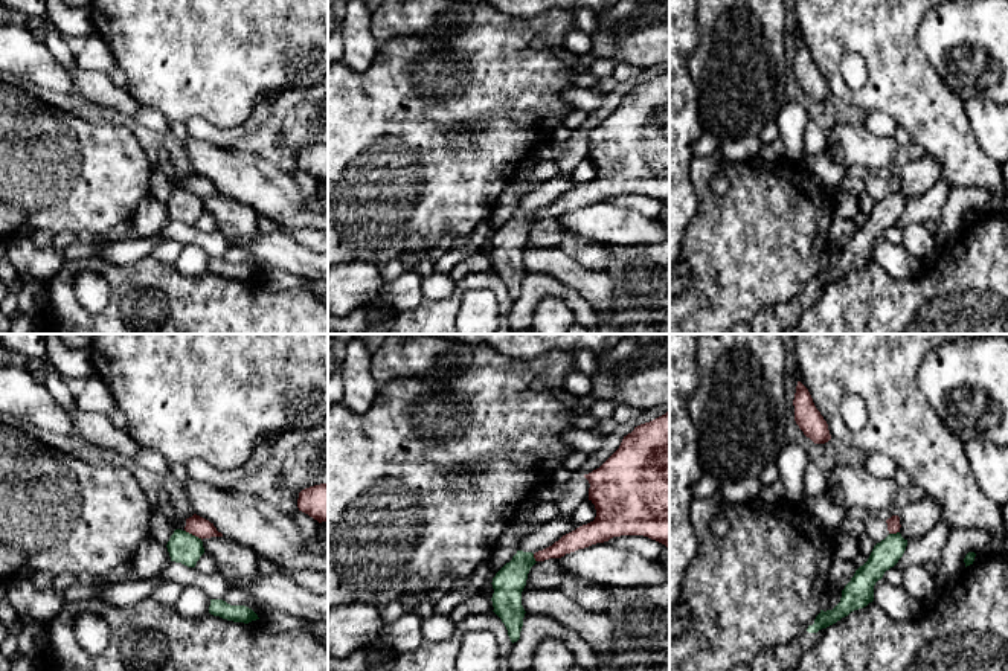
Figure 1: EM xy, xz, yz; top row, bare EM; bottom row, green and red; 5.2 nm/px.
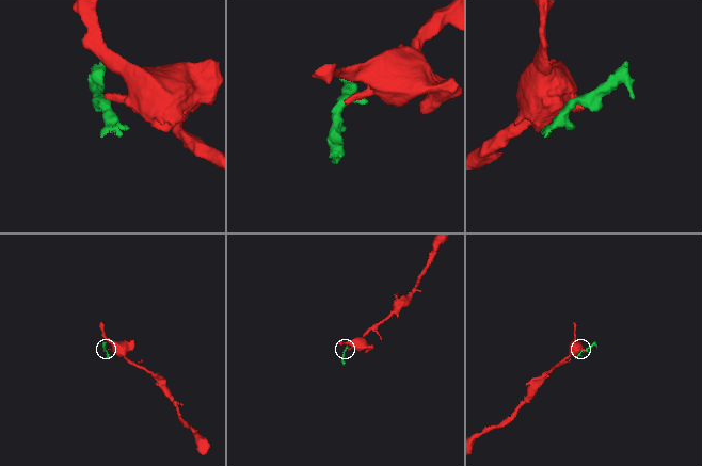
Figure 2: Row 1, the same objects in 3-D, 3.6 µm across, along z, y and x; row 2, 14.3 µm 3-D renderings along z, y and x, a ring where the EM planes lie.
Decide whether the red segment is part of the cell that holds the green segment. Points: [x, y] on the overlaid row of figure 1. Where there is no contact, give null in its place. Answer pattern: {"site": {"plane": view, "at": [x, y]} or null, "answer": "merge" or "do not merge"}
{"site": {"plane": "xy", "at": [194, 536]}, "answer": "do not merge"}

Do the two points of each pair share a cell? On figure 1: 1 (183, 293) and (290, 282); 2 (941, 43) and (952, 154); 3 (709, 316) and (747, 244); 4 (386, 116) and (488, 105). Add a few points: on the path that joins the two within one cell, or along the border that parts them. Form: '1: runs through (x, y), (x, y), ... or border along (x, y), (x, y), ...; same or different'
1: border along (260, 276), (261, 282), (270, 290), (301, 288); different
2: border along (926, 55), (926, 60), (943, 83), (964, 102); different
3: runs through (719, 298), (740, 263); same
4: runs through (412, 109), (415, 105), (462, 105); same

